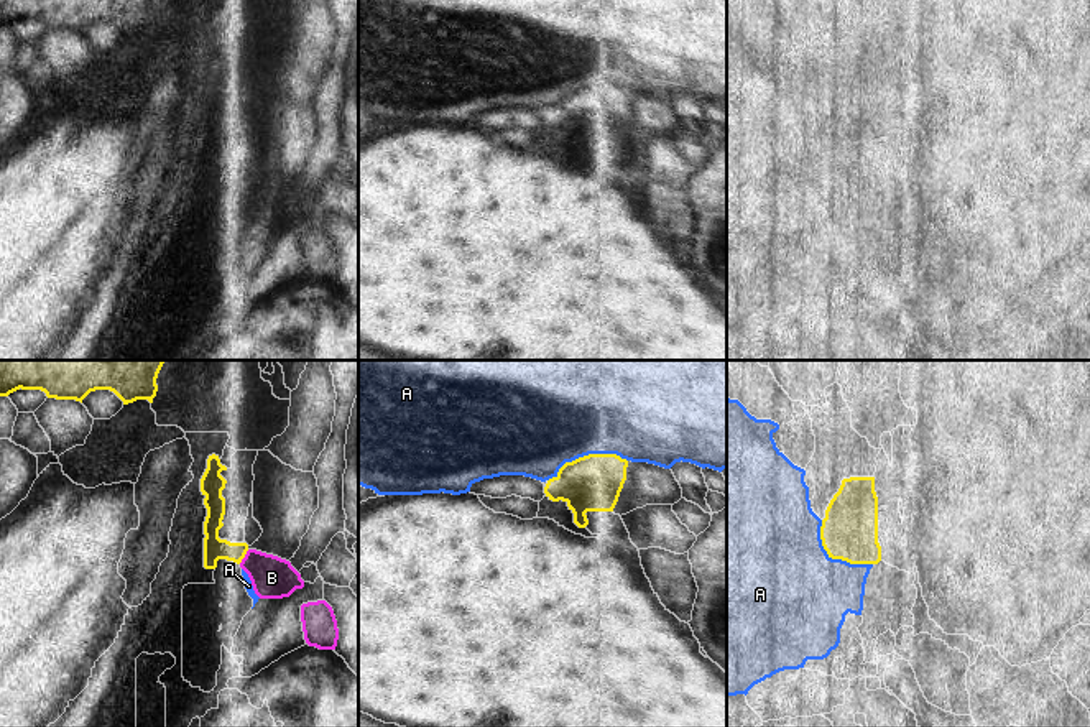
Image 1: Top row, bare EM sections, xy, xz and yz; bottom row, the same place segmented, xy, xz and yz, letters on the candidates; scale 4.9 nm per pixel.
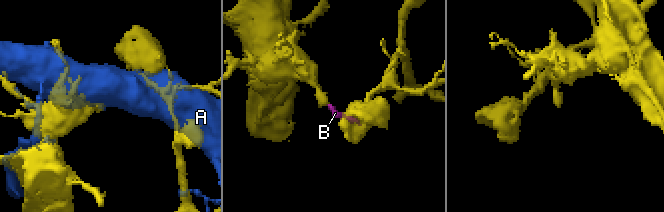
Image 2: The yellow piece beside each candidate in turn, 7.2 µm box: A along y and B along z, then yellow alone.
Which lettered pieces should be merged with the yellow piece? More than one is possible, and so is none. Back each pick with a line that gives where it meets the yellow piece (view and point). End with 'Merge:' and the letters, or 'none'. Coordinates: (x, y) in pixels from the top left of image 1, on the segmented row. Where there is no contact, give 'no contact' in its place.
B: meets yellow in xy at (244, 556)
Merge: B

